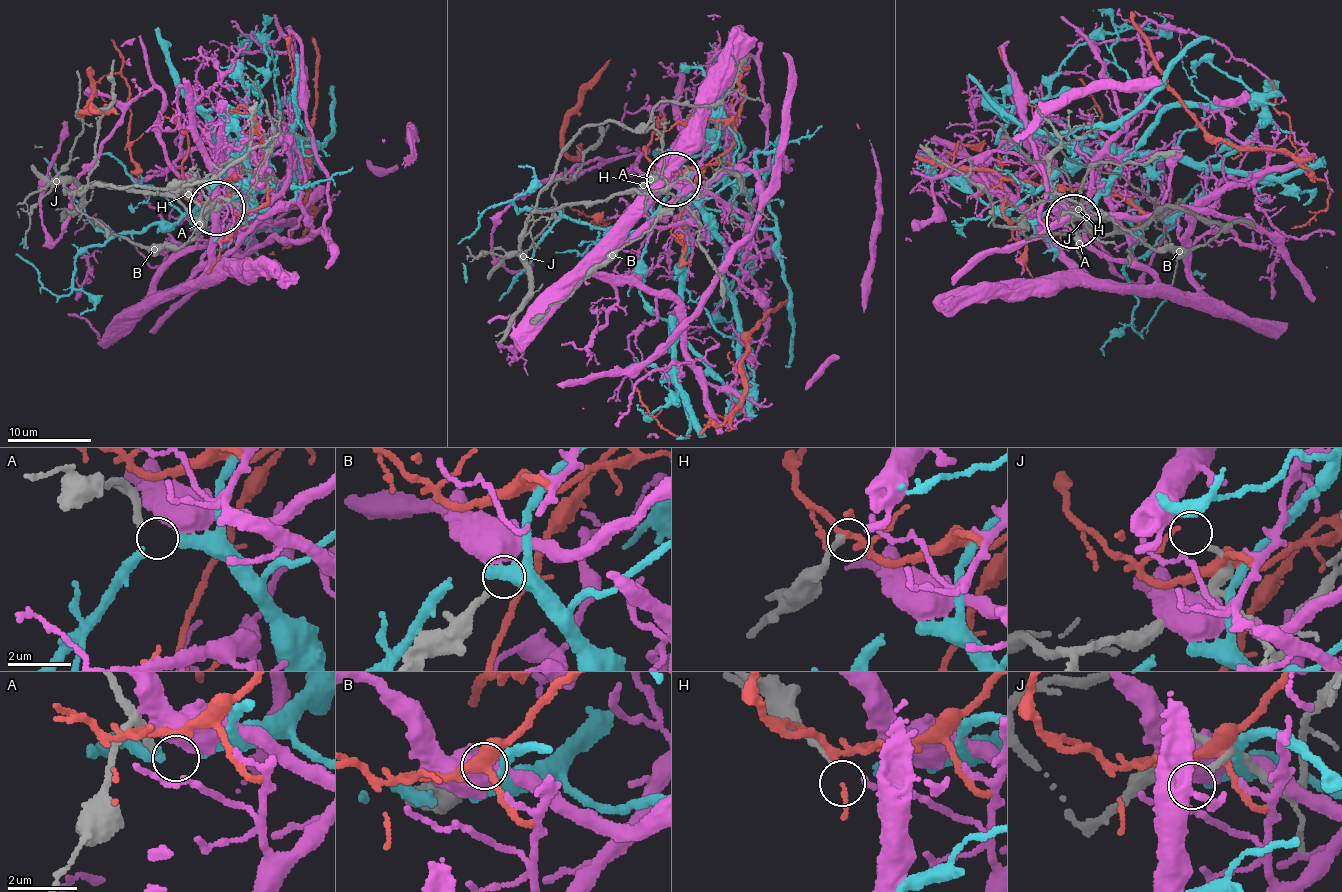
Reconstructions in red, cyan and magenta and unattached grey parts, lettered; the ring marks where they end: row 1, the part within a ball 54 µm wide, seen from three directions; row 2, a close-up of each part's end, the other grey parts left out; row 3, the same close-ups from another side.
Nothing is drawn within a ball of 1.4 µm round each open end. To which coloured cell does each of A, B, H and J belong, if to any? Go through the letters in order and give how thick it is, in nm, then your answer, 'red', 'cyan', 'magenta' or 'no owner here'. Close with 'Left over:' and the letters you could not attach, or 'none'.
A: 200 nm thick; cyan
B: 240 nm thick; magenta
H: 200 nm thick; no owner here
J: 180 nm thick; no owner here
Left over: H, J

